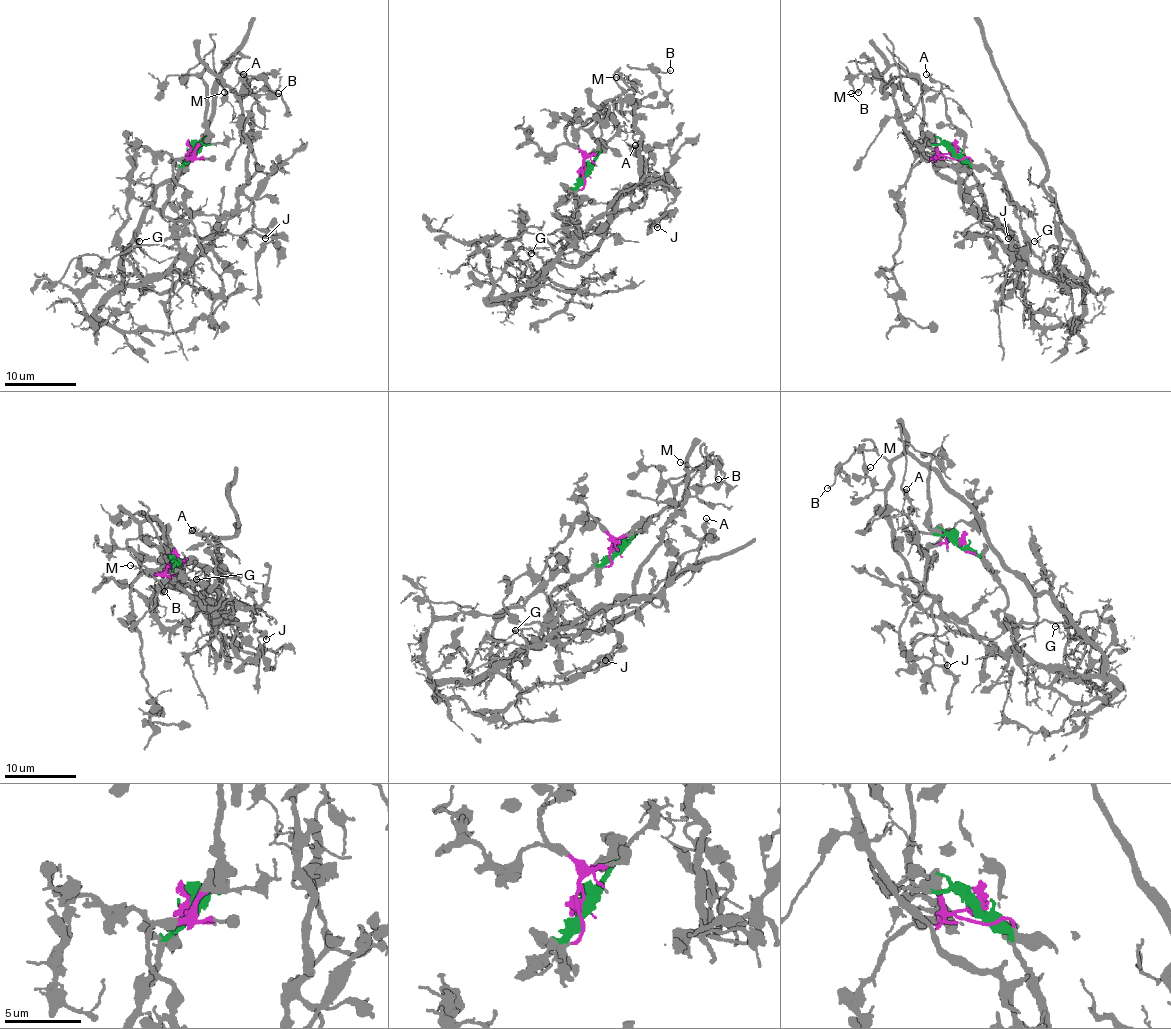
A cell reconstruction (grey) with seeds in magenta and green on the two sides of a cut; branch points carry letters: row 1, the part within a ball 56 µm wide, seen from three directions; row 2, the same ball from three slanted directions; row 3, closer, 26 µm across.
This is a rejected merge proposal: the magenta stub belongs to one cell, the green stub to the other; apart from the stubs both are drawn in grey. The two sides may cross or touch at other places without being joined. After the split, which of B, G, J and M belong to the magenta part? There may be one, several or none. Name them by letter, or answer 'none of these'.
B, J, M

